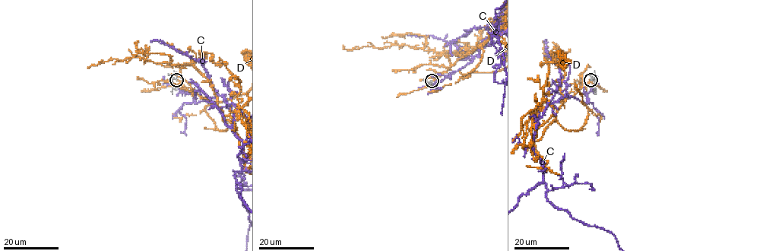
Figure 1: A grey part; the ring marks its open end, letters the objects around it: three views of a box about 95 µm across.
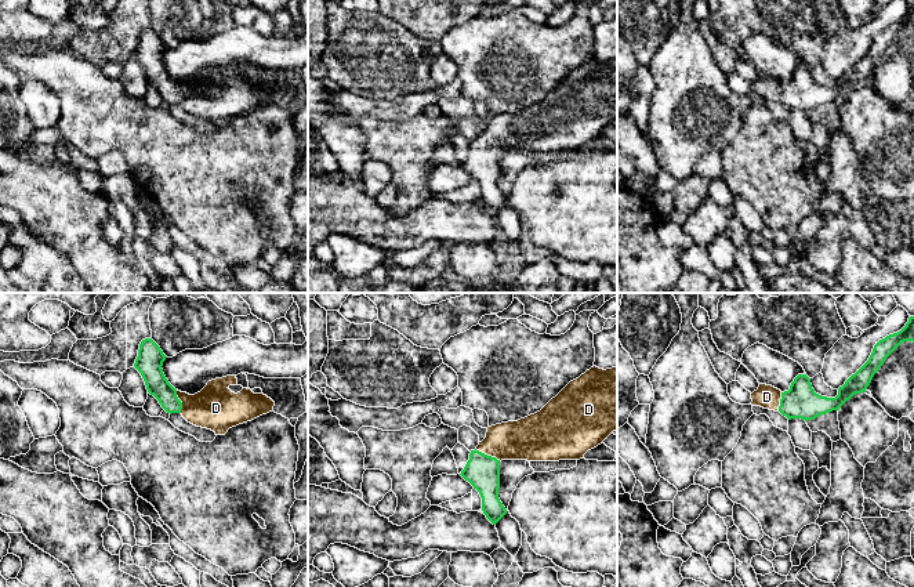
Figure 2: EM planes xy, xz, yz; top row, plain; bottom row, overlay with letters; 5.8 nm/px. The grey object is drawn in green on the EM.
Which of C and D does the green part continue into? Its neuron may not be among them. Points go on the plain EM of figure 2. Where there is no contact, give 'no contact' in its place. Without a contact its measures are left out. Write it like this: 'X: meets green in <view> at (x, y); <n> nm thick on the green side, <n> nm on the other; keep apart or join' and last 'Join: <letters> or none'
C: no contact; keep apart
D: meets green in xz at (486, 145); 200 nm thick on the green side, 240 nm on the other; join
Join: D

